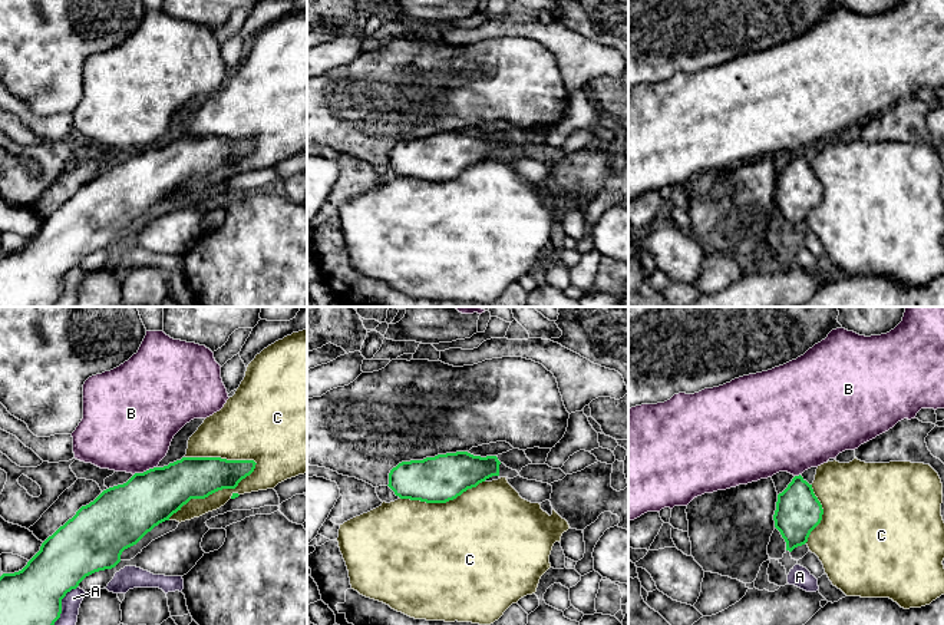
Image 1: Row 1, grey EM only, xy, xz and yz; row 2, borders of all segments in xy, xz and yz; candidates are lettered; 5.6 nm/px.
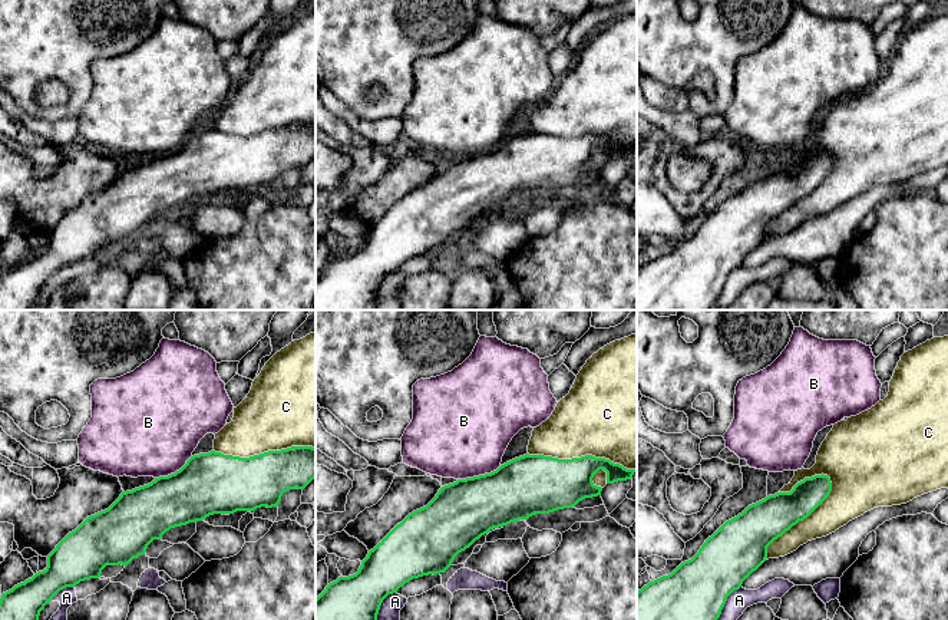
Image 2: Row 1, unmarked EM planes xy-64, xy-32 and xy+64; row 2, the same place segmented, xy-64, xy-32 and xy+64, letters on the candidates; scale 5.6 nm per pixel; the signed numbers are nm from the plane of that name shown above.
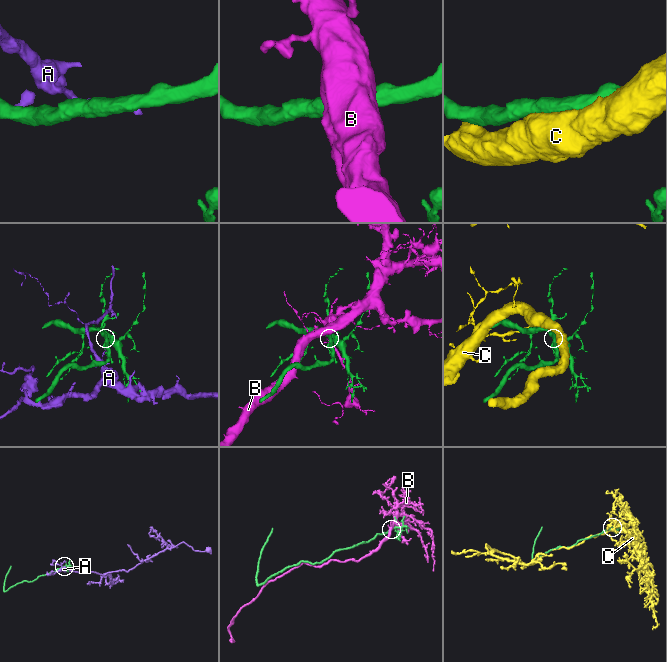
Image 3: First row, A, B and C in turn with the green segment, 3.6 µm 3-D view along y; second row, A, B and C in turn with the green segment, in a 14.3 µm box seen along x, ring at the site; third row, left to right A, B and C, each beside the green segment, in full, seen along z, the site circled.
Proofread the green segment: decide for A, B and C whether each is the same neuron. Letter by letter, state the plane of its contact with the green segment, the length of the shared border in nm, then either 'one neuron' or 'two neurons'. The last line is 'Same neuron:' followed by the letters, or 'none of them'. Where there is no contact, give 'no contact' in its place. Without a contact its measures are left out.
A: contact in xy; length 260 nm; two neurons
B: contact in xy; length 140 nm; two neurons
C: contact in xy; length 600 nm; one neuron
Same neuron: C

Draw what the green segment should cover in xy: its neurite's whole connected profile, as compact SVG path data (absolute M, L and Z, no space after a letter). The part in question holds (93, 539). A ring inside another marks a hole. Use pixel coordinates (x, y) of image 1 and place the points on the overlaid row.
M182 457L103 490L49 536L22 571L0 576L0 625L55 625L62 599L86 576L115 568L125 549L191 499L235 489L255 464Z

